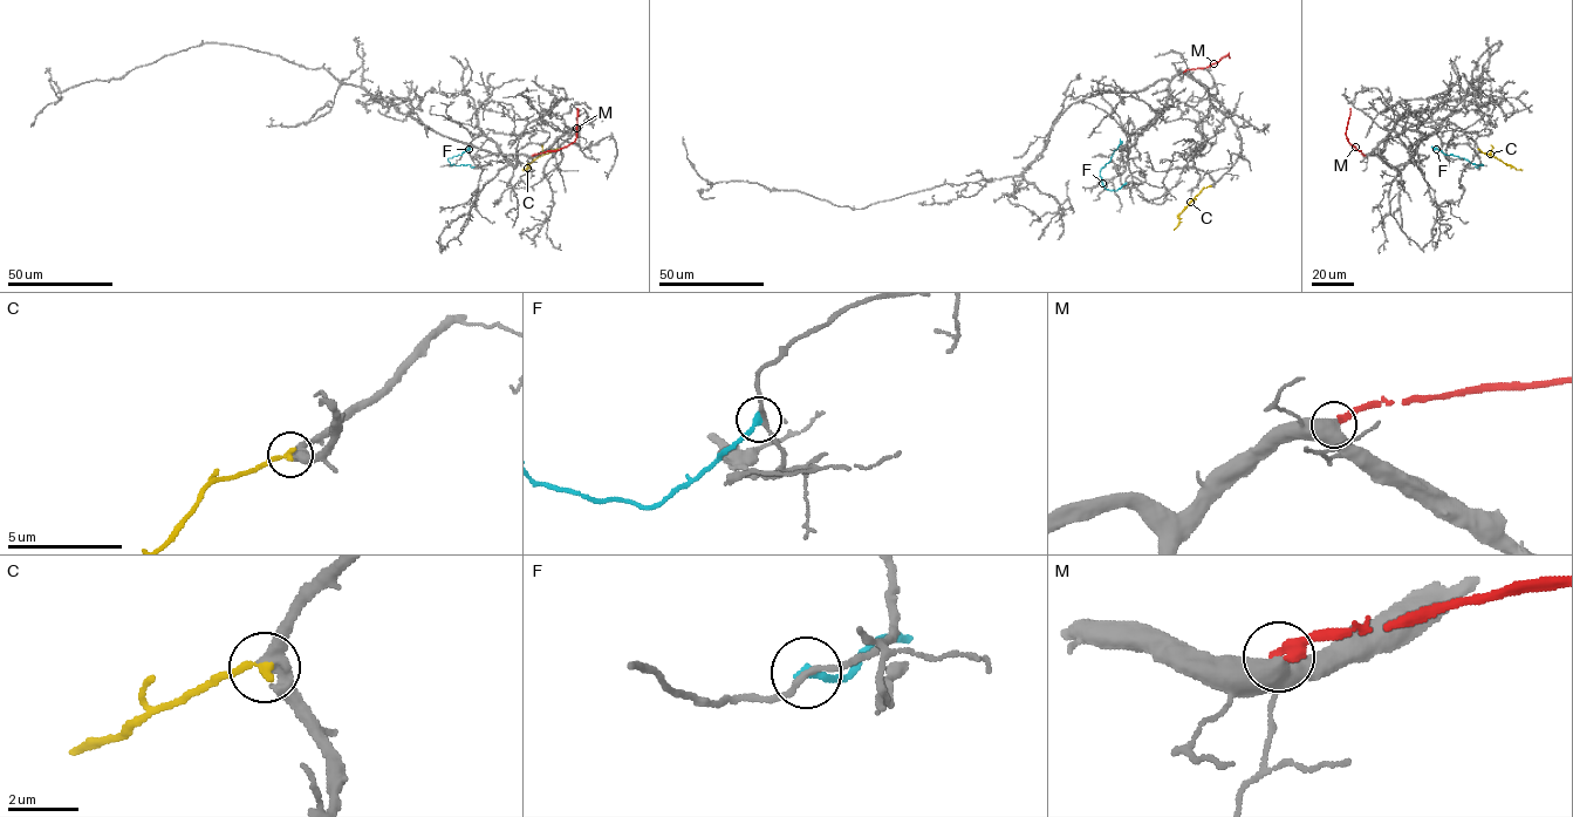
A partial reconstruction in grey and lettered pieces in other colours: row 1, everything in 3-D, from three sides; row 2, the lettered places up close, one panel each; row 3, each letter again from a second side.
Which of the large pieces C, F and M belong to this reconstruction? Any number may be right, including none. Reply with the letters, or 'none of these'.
C

